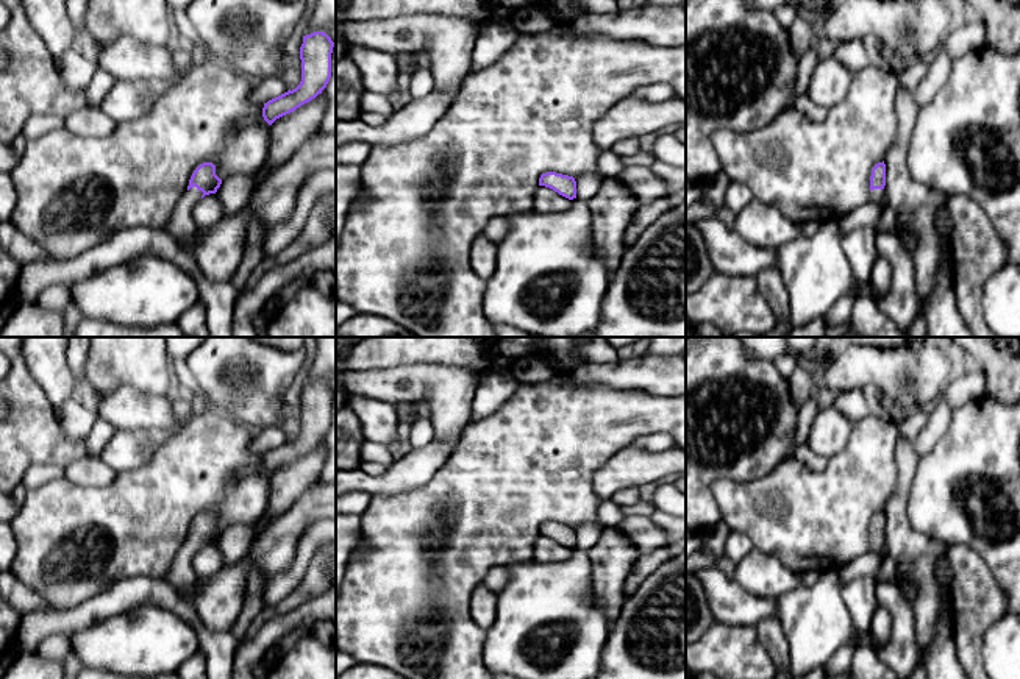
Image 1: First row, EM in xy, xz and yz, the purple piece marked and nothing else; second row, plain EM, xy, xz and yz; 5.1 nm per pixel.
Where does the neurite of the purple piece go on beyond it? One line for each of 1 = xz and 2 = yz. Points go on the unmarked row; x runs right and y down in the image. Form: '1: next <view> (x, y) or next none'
1: next none
2: next yz (888, 568)

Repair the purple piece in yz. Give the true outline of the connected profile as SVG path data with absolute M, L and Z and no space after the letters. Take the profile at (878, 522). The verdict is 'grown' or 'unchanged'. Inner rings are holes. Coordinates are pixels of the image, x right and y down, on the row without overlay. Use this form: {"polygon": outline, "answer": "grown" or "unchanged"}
{"polygon": "M883 510L875 514L870 526L870 551L881 554L881 565L873 576L876 581L893 579L897 574L897 565L893 562L893 557L889 554L886 548L884 535L886 535L886 514Z", "answer": "grown"}

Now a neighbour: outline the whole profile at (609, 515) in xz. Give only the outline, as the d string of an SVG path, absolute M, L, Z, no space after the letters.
M603 499L598 507L598 521L603 528L617 528L623 518L625 515L622 514L620 506L611 499Z

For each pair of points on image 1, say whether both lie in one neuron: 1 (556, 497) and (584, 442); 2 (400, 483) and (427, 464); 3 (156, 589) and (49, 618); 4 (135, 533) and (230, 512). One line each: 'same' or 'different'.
1: same
2: same
3: same
4: same

